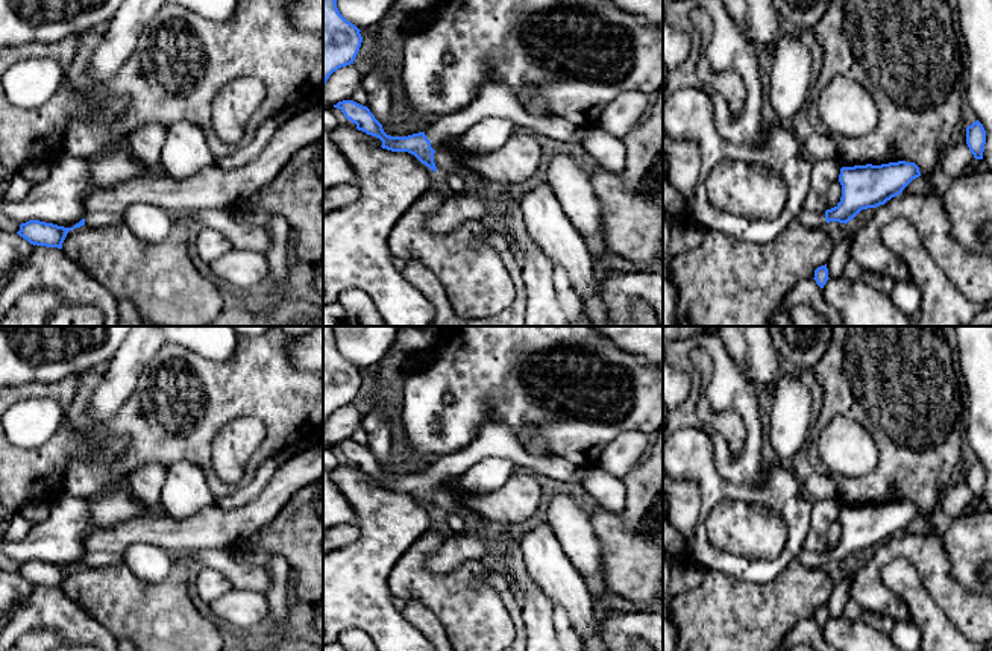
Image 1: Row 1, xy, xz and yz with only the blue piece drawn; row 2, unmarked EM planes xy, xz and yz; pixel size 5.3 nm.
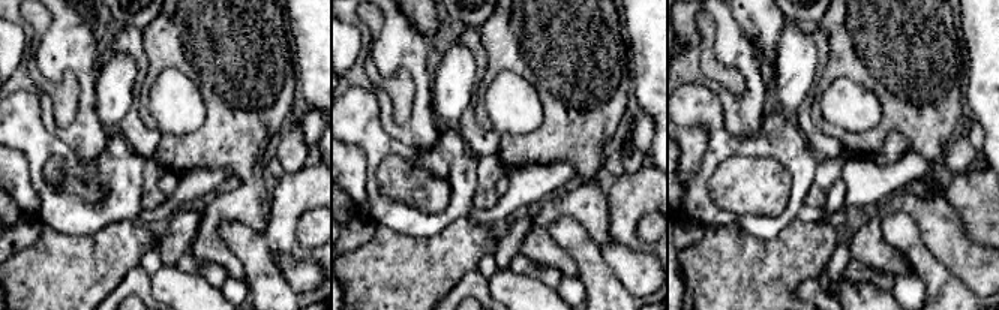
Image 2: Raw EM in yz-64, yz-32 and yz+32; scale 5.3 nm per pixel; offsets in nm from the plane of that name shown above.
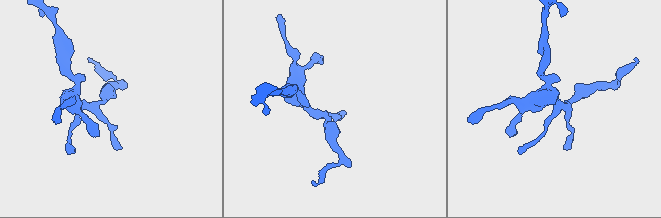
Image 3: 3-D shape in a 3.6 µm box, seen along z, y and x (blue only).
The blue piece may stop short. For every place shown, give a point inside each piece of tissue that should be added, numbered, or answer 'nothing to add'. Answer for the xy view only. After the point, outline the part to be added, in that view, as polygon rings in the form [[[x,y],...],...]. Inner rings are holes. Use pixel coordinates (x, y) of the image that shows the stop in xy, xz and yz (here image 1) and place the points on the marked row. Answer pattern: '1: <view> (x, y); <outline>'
1: xy (99, 219); [[[94,211],[86,212],[85,226],[88,228],[105,228],[105,226],[123,226],[124,220],[121,212],[114,211]]]

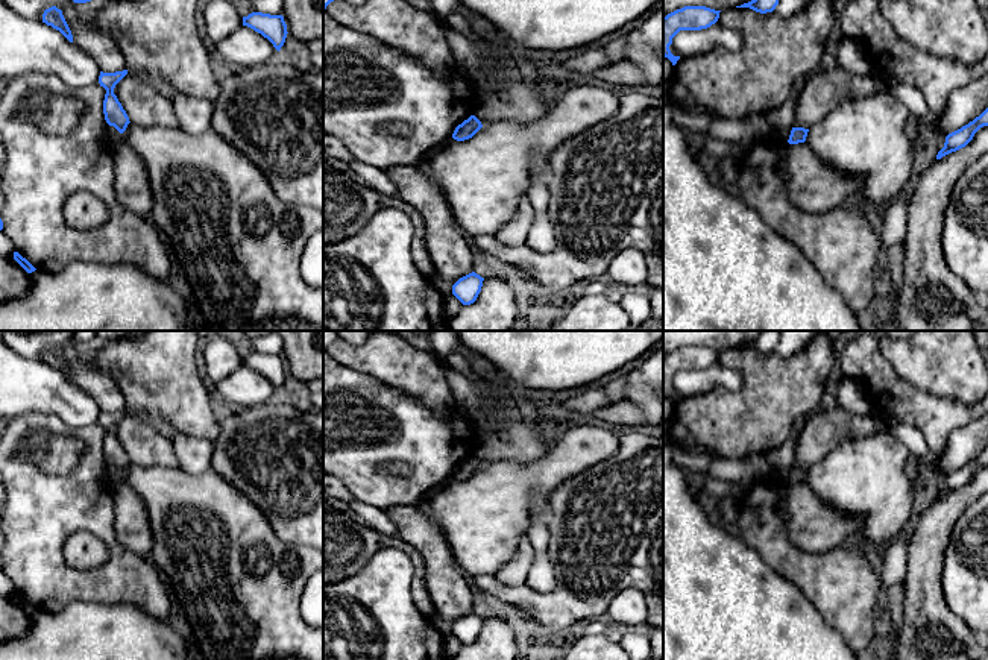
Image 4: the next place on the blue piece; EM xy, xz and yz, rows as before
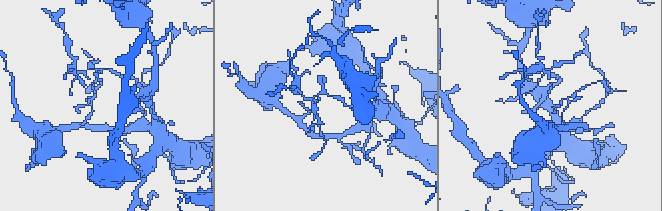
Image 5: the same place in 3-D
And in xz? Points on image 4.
nothing to add

